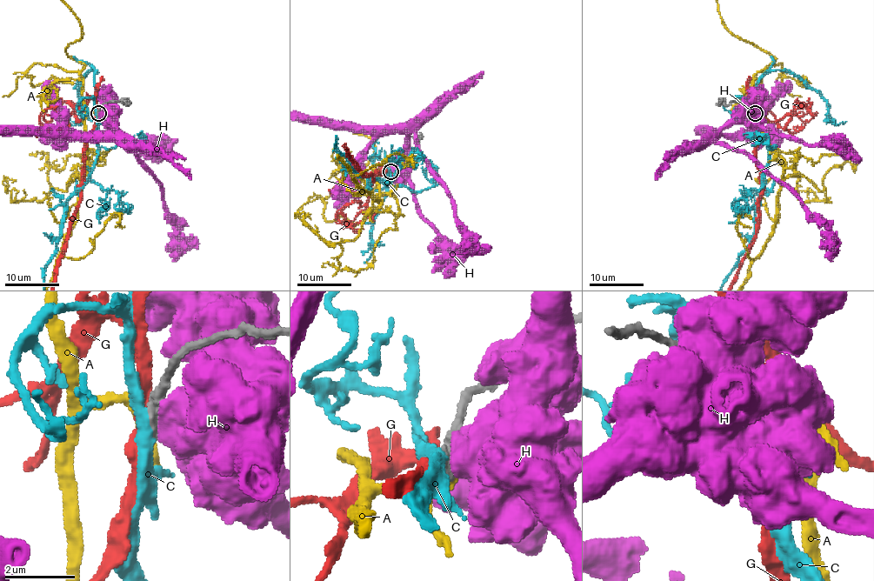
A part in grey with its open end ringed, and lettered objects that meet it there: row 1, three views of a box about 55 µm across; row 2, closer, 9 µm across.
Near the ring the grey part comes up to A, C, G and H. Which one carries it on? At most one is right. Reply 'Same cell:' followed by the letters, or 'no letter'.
Same cell: A

